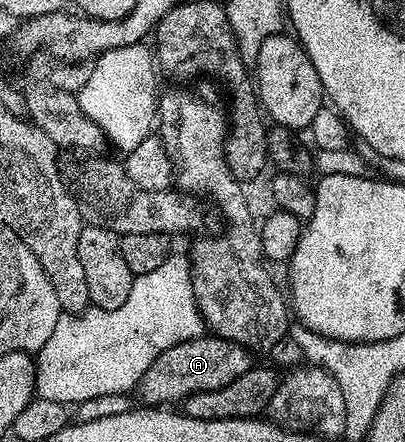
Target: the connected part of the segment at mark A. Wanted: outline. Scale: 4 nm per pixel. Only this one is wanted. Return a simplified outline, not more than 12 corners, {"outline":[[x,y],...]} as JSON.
{"outline":[[202,335],[167,347],[136,387],[146,406],[219,391],[250,350]]}

